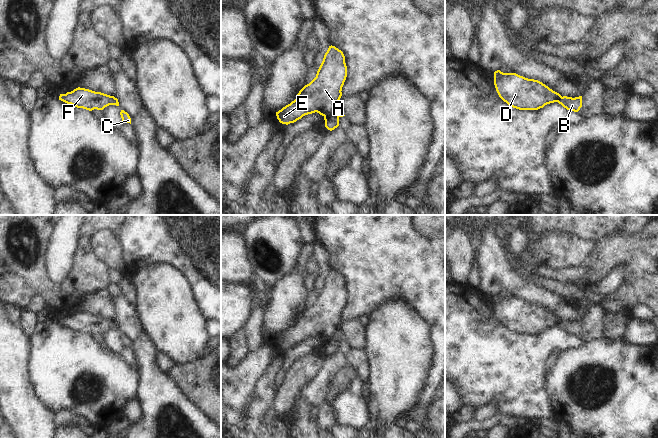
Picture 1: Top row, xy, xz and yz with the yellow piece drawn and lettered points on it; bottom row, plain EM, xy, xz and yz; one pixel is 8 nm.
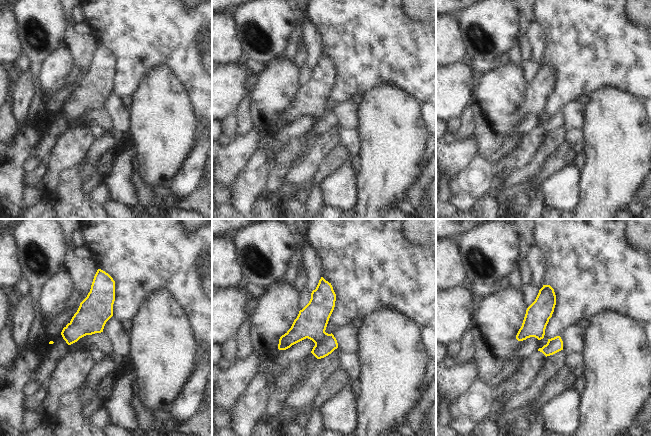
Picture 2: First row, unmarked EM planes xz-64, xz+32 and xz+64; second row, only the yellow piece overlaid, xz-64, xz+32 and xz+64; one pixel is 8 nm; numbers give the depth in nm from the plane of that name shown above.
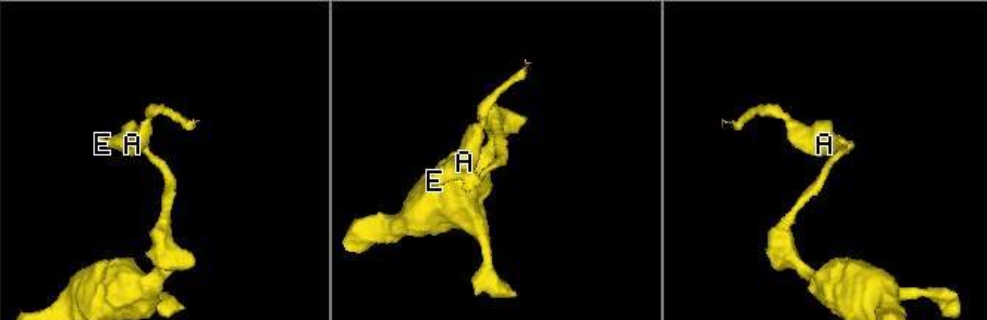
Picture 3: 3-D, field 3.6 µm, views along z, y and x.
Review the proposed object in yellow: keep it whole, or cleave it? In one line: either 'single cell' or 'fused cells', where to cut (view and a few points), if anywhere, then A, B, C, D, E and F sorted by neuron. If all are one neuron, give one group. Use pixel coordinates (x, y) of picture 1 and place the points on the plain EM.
fused cells; cut in xz along (338, 327), (330, 337), (324, 340); A D E F / B C

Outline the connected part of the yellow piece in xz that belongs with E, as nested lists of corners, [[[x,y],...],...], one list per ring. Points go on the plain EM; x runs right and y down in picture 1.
[[[329,270],[316,301],[299,315],[294,325],[276,336],[277,343],[288,349],[315,336],[322,340],[331,338],[339,328],[346,301],[343,276],[335,270]]]

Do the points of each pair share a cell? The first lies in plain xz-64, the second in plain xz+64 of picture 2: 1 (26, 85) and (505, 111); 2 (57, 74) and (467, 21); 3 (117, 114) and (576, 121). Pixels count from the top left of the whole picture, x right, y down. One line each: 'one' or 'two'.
1: two
2: two
3: one

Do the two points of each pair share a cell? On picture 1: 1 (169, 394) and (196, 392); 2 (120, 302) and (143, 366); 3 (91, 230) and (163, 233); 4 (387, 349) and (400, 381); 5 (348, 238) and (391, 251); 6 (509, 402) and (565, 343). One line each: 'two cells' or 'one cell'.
1: two cells
2: one cell
3: two cells
4: one cell
5: one cell
6: one cell

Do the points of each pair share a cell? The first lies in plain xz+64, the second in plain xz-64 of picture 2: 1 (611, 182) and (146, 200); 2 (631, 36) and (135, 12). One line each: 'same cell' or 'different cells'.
1: different cells
2: same cell

